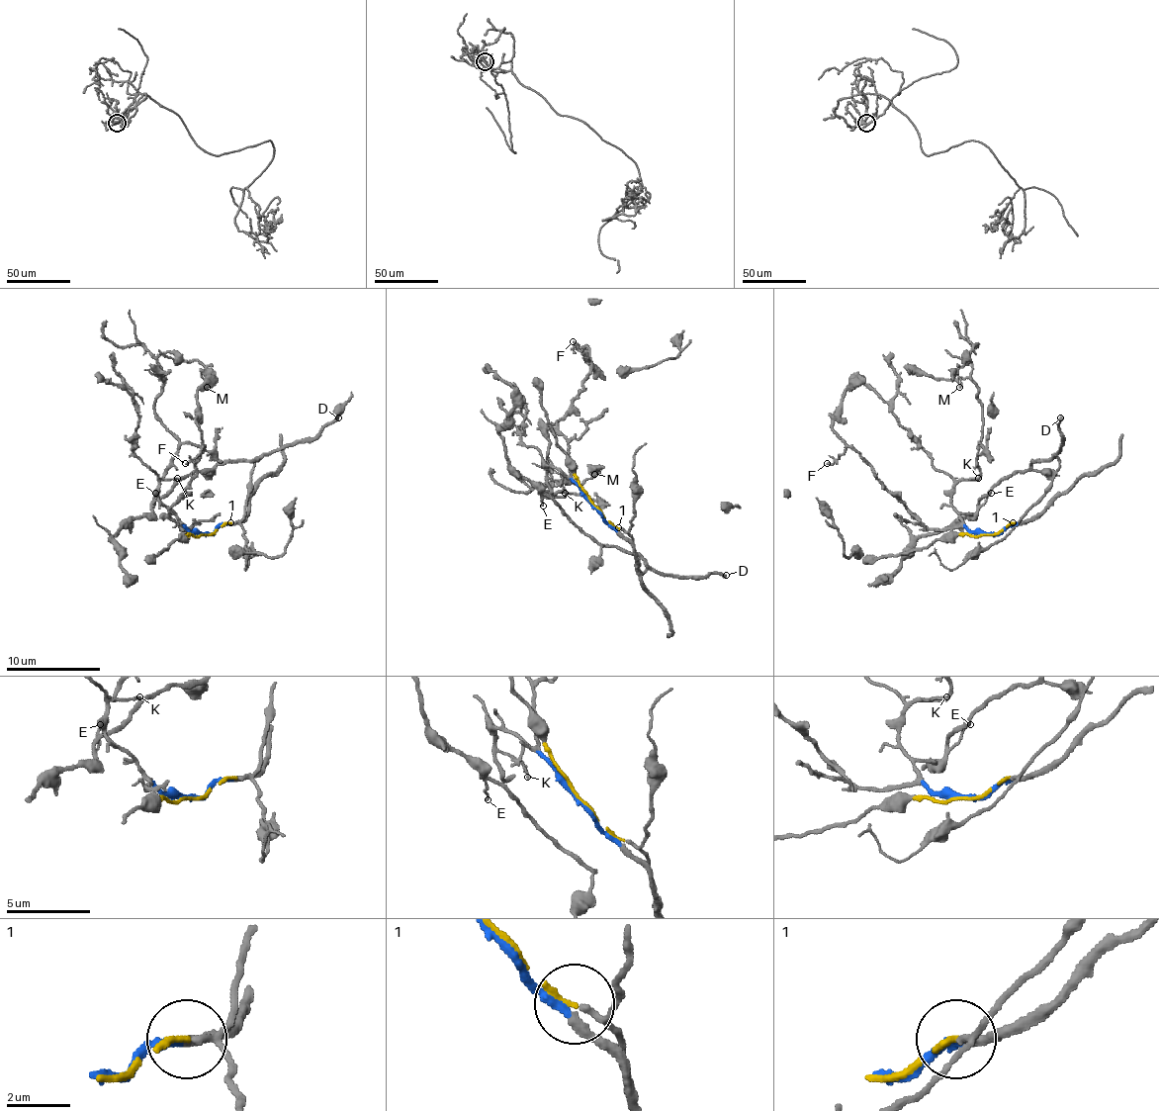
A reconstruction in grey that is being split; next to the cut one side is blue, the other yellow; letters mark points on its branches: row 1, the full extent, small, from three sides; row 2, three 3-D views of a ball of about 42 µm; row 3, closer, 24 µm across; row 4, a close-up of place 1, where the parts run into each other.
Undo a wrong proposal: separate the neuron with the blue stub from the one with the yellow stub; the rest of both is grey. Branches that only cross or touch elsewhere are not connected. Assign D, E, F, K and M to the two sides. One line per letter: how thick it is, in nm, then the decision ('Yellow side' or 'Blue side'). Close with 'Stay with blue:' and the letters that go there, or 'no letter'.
D: Thickness 240 nm. Yellow side
E: Thickness 130 nm. Yellow side
F: Thickness 110 nm. Blue side
K: Thickness 110 nm. Blue side
M: Thickness 130 nm. Blue side
Stay with blue: F, K, M

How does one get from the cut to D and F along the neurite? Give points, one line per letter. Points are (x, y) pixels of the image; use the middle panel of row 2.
D: (594, 505), (630, 535), (635, 561), (642, 573), (649, 568), (669, 575), (726, 575)
F: (594, 505), (572, 477), (569, 444), (557, 429), (590, 369), (574, 340)

